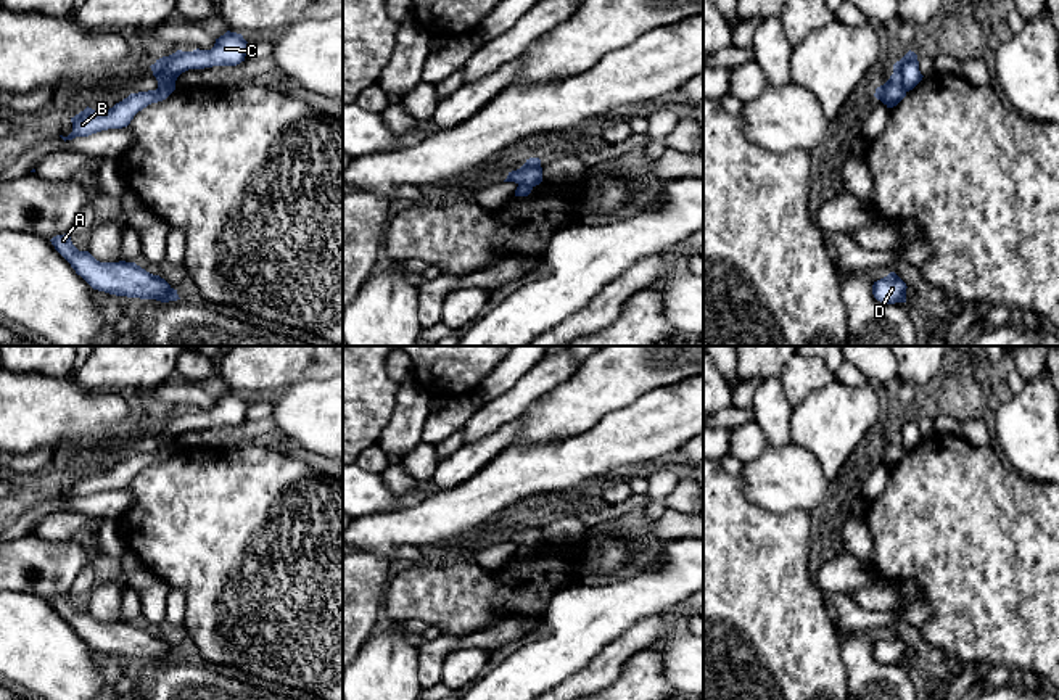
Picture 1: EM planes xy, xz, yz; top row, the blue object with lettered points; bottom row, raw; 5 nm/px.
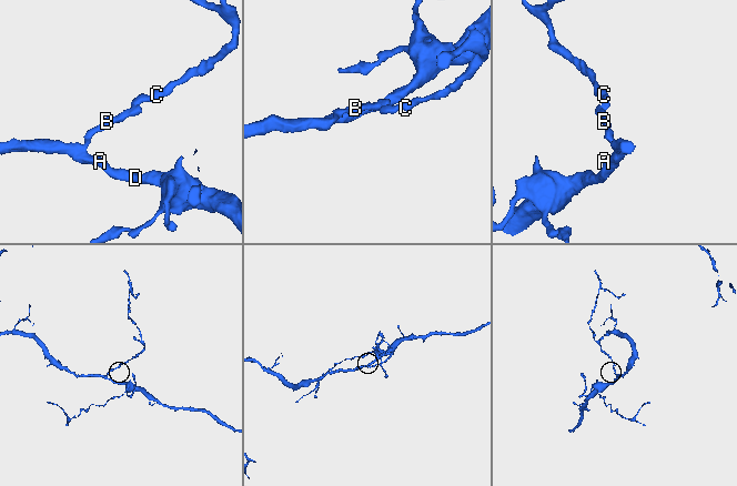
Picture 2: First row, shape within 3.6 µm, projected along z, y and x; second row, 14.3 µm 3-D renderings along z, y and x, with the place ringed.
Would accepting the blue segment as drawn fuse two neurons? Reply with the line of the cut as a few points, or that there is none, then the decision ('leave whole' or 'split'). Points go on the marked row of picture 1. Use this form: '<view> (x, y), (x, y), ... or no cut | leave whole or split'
yz (894, 73), (906, 90) | split

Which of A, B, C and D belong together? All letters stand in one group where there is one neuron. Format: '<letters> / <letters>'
A B D / C

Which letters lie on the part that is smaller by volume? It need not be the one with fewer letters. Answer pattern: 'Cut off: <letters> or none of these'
Cut off: C

